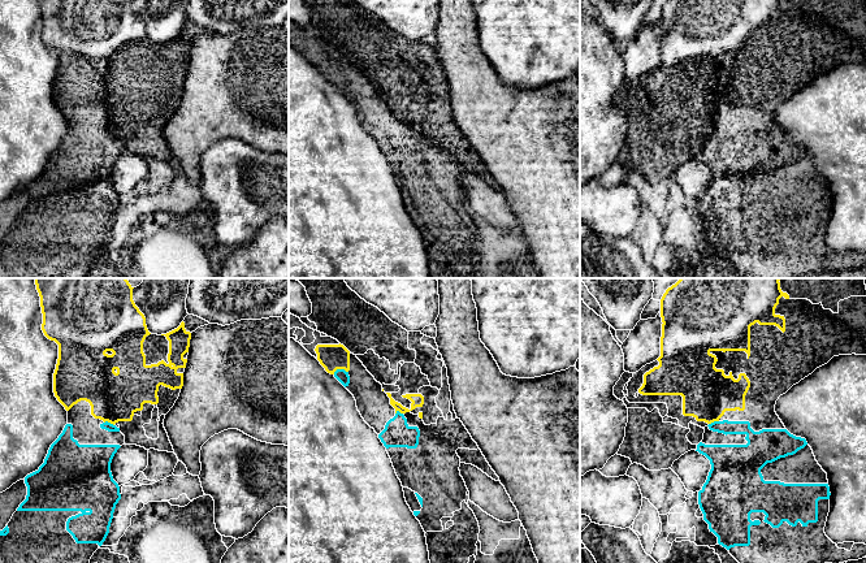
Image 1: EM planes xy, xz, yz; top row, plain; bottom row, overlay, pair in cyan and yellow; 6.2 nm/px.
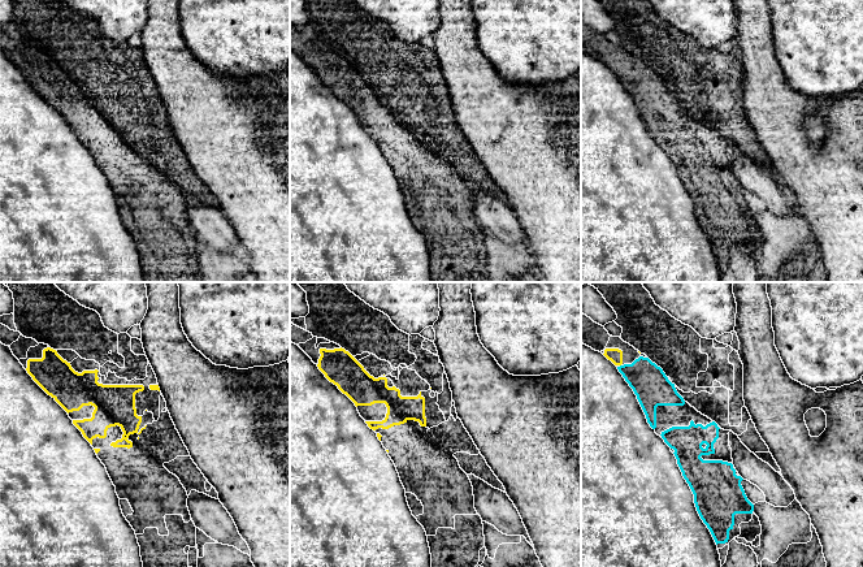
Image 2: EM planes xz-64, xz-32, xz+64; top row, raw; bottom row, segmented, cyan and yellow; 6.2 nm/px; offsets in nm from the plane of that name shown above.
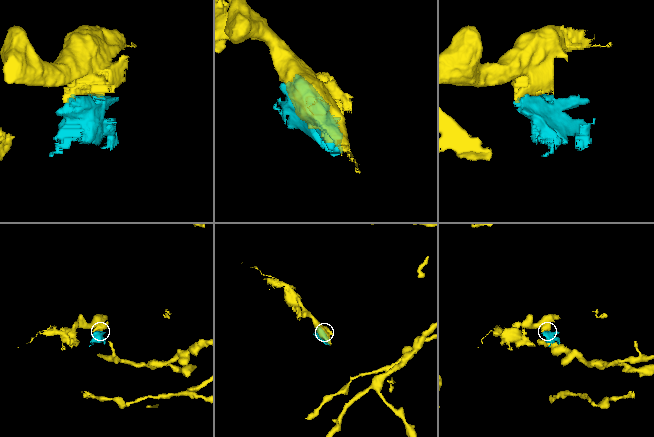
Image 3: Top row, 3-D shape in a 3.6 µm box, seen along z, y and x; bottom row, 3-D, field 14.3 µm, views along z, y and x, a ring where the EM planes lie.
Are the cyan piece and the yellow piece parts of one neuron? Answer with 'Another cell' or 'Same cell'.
Another cell

